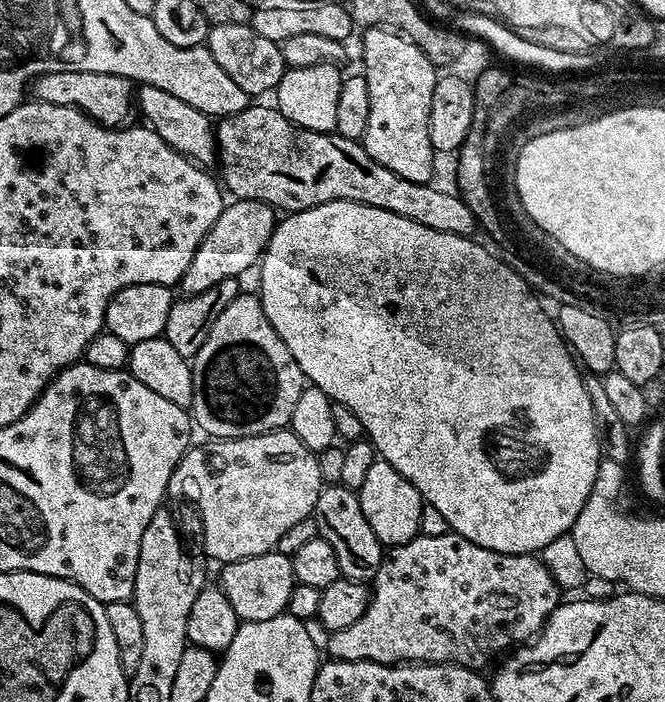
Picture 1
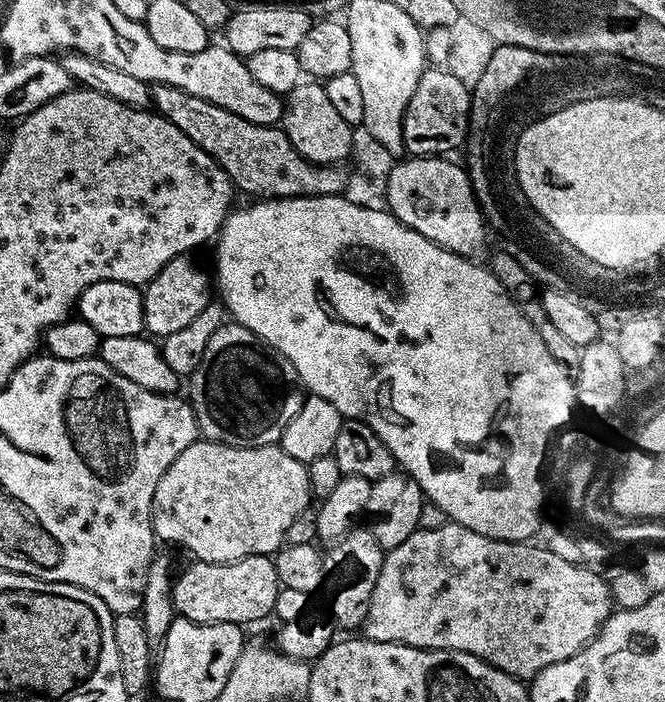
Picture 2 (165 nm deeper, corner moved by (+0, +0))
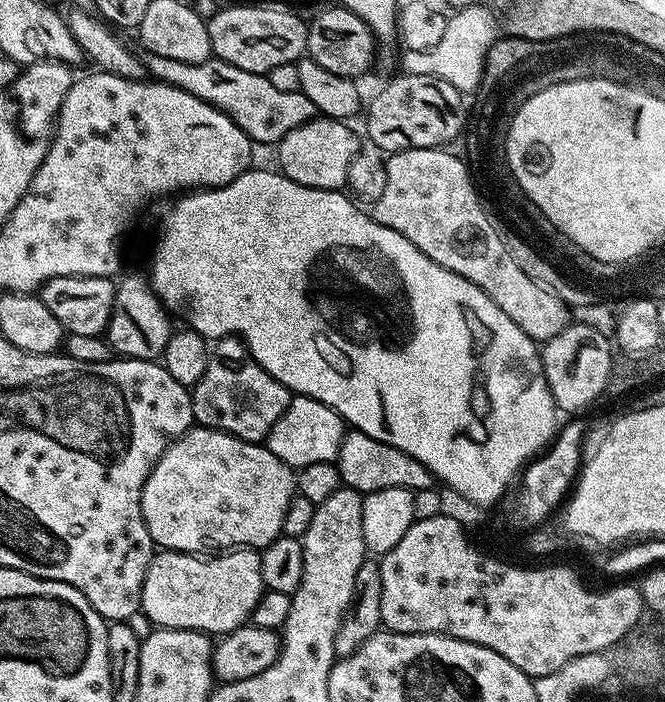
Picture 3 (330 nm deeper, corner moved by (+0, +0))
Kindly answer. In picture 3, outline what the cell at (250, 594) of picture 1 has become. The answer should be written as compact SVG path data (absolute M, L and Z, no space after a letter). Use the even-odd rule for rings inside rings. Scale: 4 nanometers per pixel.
M237 548L223 554L212 554L207 558L191 552L160 550L153 555L142 582L140 611L148 616L151 625L161 628L185 628L205 634L223 634L249 623L254 606L263 591L265 586L260 569L260 552L255 548Z

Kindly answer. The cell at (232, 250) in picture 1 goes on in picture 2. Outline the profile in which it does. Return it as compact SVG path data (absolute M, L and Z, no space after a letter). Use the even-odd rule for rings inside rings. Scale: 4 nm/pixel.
M185 254L179 256L178 258L170 258L170 262L166 262L166 266L162 266L162 270L158 270L158 274L152 280L148 281L147 284L143 285L142 291L144 294L144 332L147 333L149 337L152 338L163 338L174 334L177 330L182 330L187 326L193 318L198 318L198 314L208 303L210 303L210 296L208 296L208 288L210 292L210 272L203 268L198 261L195 260L195 255Z

